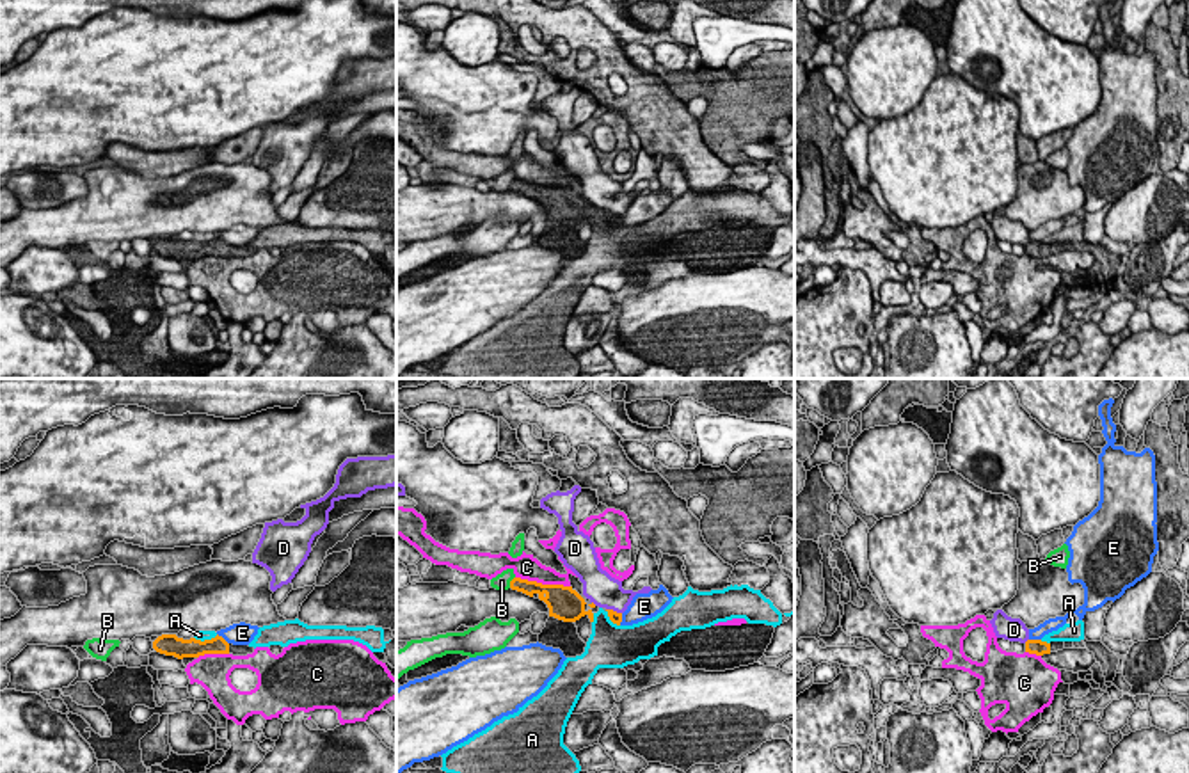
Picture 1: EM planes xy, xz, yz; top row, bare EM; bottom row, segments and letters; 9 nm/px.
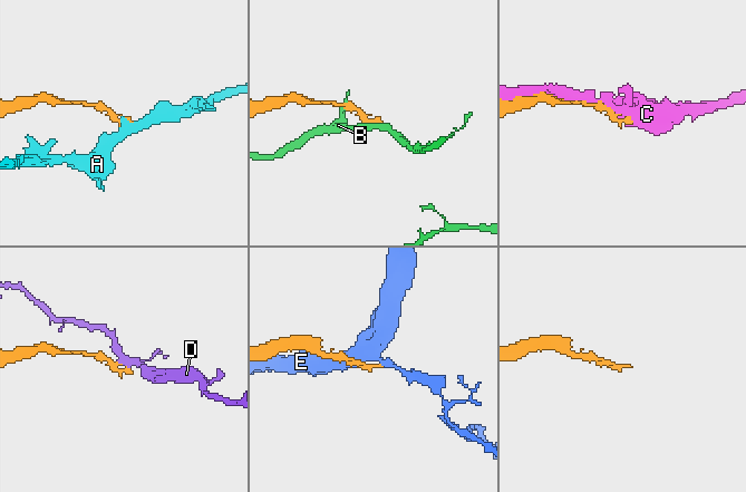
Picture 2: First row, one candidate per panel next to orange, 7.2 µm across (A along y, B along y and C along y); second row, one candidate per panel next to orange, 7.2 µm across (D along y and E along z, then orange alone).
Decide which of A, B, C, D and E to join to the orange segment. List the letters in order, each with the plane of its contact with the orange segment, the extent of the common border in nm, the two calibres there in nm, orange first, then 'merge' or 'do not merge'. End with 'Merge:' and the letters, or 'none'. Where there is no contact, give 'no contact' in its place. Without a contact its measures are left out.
A: meets orange in xy; contact 220 nm long; 190 nm thick on the orange side, 100 nm on the other; do not merge
B: meets orange in xz; contact 120 nm long; 130 nm thick on the orange side, 160 nm on the other; do not merge
C: meets orange in xz; contact 500 nm long; 280 nm thick on the orange side, 220 nm on the other; do not merge
D: meets orange in xz; contact 150 nm long; 100 nm thick on the orange side, 300 nm on the other; do not merge
E: meets orange in xy; contact 150 nm long; 160 nm thick on the orange side, 200 nm on the other; do not merge
Merge: none

